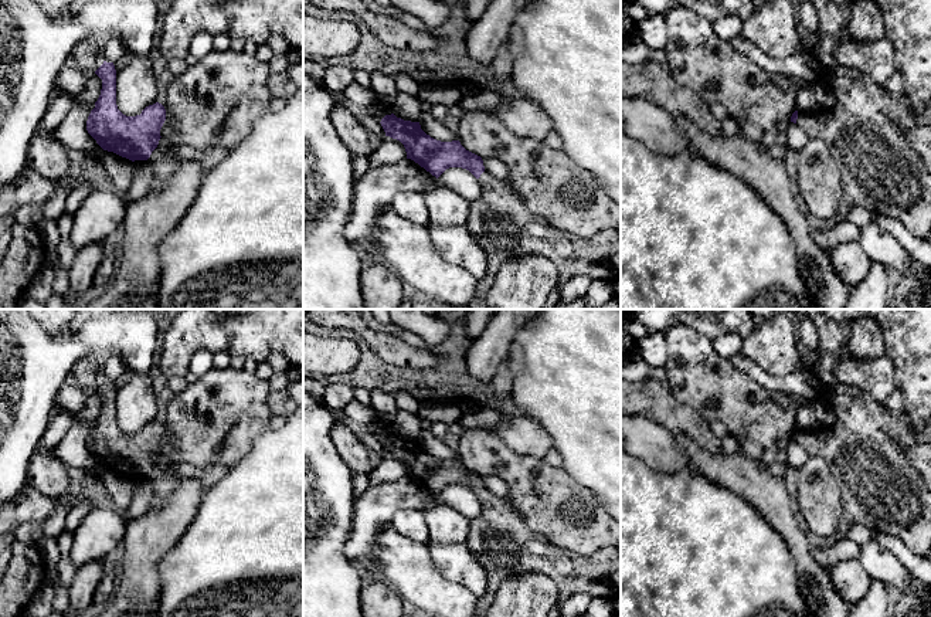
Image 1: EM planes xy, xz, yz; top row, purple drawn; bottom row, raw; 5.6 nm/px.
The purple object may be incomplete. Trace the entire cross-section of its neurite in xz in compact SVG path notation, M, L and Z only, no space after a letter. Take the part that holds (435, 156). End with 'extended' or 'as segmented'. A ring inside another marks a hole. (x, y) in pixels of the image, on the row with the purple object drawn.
M394 113L385 115L380 123L385 136L404 145L407 159L414 160L436 179L449 167L462 167L469 170L483 189L482 197L470 209L465 224L487 257L487 272L479 281L476 294L468 305L470 309L493 309L486 302L486 295L493 285L495 277L506 261L520 255L541 255L557 265L558 281L543 309L555 309L563 287L575 275L585 275L591 281L621 279L621 233L618 228L604 230L589 238L580 238L571 233L553 228L546 220L529 210L509 179L499 179L490 174L485 169L482 157L466 150L459 140L436 140L421 129L419 122L404 121Z | extended

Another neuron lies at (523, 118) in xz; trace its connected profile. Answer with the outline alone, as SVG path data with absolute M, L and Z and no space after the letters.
M500 96L502 102L495 113L512 133L533 140L544 140L554 130L548 115L538 105L521 98Z

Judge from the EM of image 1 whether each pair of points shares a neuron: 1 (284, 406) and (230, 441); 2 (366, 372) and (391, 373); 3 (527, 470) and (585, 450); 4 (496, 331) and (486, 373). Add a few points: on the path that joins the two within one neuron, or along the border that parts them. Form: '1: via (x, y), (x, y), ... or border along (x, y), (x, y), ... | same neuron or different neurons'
1: border along (268, 390), (267, 406), (272, 414) | different neurons
2: via (371, 373), (386, 373) | same neuron
3: border along (561, 467), (577, 484), (587, 488) | different neurons
4: via (495, 341), (486, 352), (486, 363) | same neuron

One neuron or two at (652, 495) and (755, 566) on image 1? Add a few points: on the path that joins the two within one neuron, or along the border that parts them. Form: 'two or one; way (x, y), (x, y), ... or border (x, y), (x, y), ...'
one; way (678, 521), (723, 566), (730, 566)

